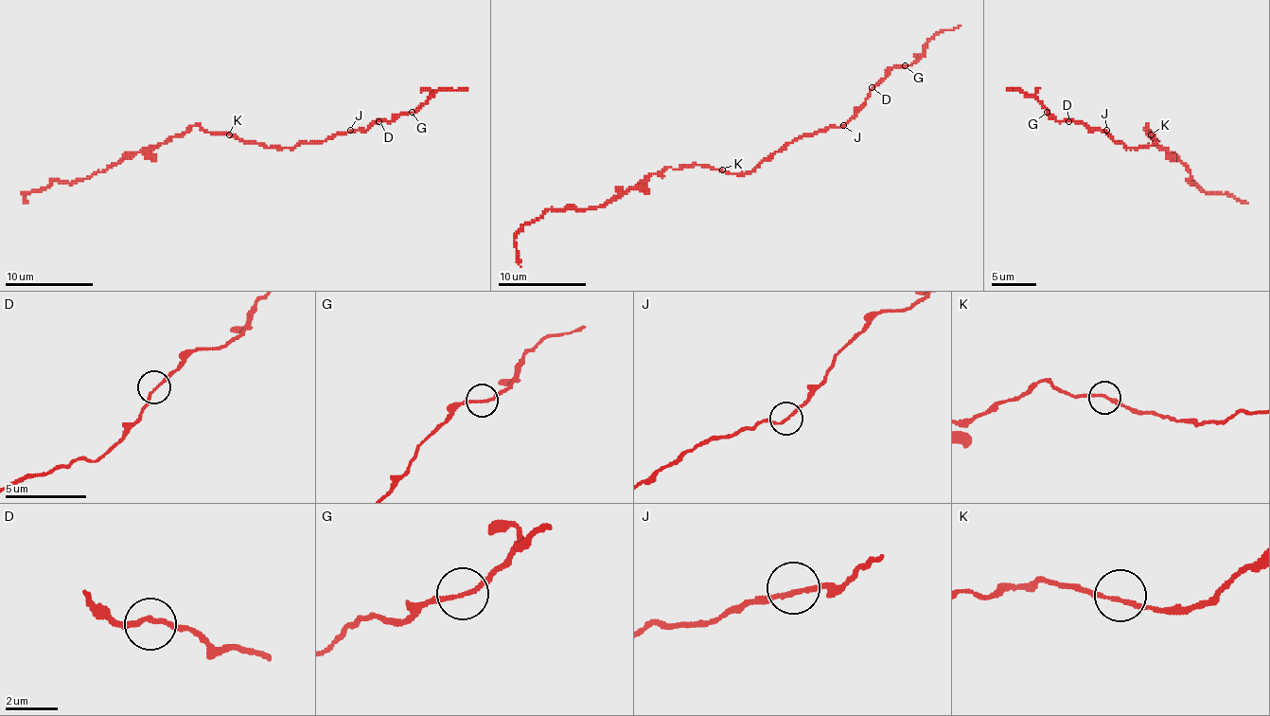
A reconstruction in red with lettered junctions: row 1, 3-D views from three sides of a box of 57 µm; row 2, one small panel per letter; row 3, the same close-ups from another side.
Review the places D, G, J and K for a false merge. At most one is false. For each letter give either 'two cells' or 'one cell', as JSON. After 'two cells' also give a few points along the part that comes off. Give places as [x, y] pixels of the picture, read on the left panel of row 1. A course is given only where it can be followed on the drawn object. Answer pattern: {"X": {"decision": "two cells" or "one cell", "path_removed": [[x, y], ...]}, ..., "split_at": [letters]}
{"D": {"decision": "one cell"}, "G": {"decision": "one cell"}, "J": {"decision": "one cell"}, "K": {"decision": "one cell"}, "split_at": []}

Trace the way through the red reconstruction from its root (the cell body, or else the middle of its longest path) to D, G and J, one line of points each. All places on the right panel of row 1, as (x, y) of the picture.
D: (1155, 138), (1151, 146), (1126, 148), (1106, 132), (1088, 130), (1082, 123), (1068, 121)
G: (1155, 138), (1144, 148), (1126, 148), (1106, 132), (1088, 130), (1073, 121), (1058, 121), (1047, 112)
J: (1155, 138), (1151, 146), (1126, 148), (1118, 143), (1106, 130)

